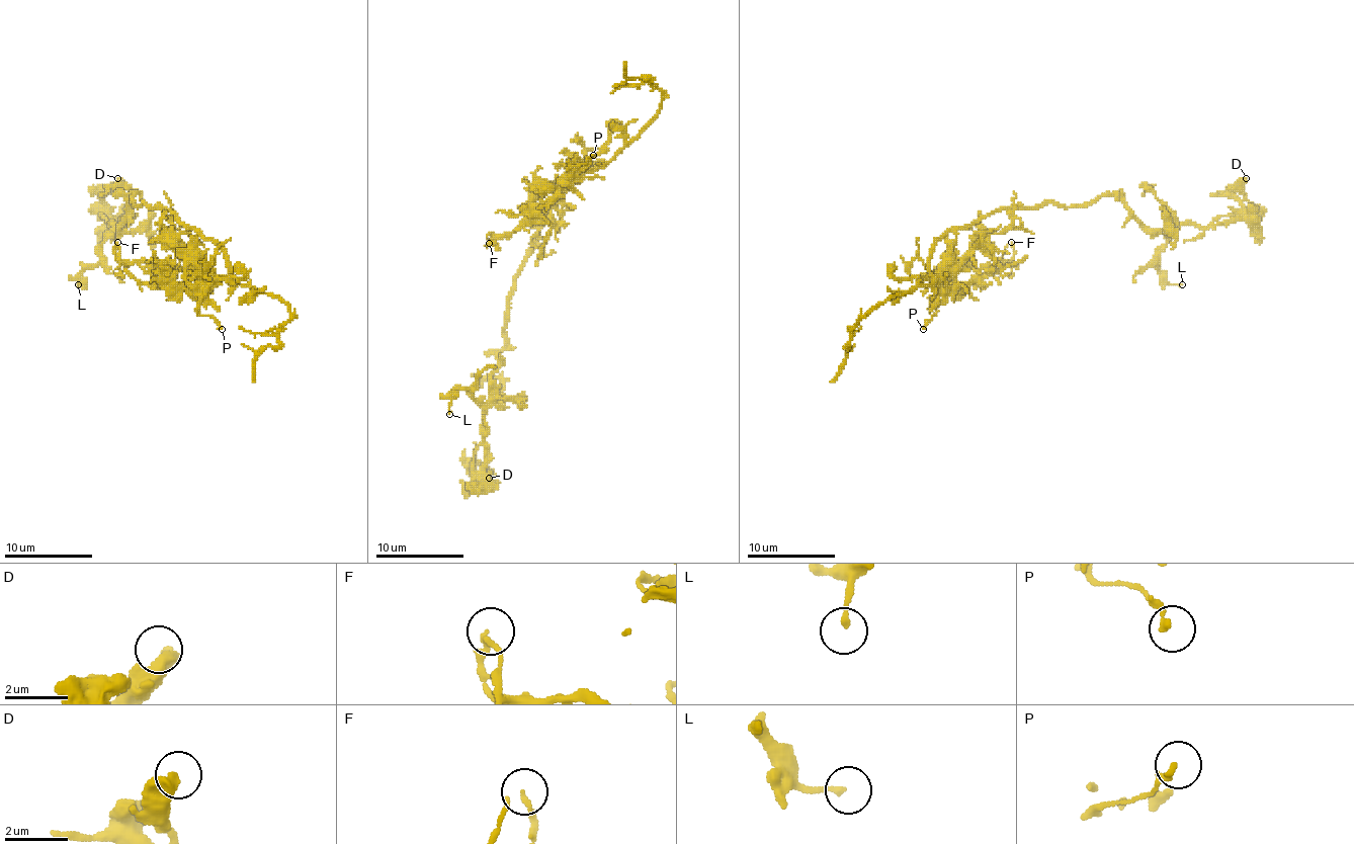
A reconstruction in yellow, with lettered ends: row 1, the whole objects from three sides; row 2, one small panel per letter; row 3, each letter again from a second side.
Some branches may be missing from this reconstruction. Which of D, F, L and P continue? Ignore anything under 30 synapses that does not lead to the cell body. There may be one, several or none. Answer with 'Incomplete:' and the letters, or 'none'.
Incomplete: none

